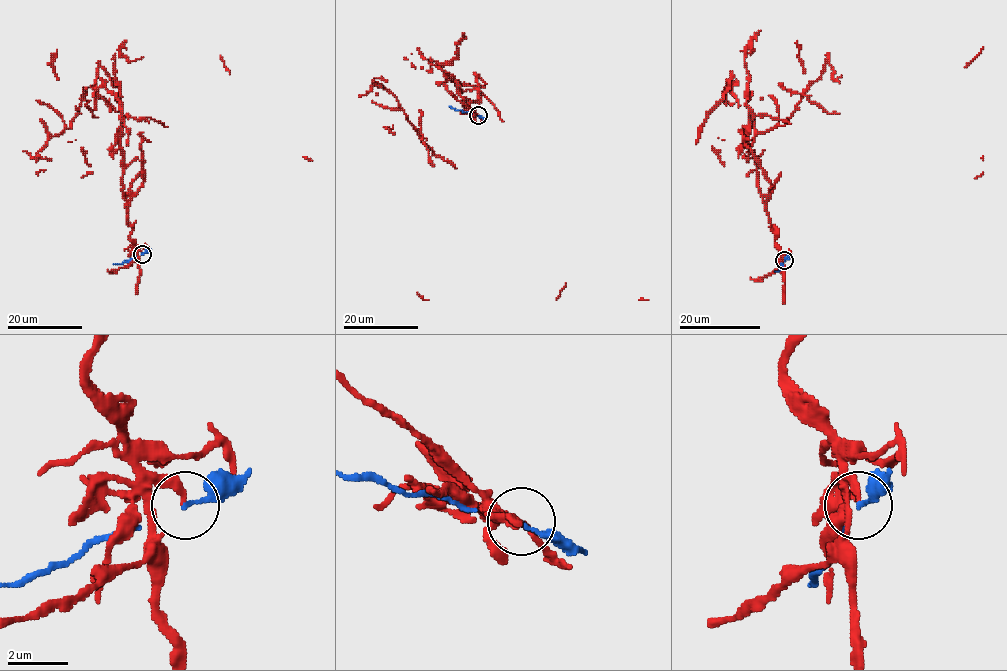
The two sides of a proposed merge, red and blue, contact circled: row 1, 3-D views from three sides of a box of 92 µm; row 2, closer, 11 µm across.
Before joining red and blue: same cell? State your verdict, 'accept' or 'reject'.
reject

